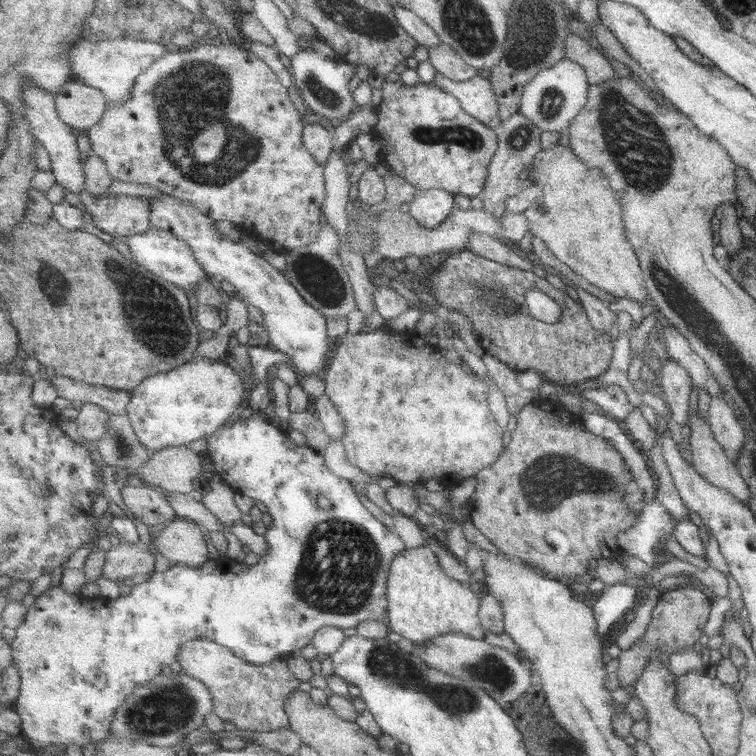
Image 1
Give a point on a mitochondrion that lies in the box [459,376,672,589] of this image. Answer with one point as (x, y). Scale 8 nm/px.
(552, 478)

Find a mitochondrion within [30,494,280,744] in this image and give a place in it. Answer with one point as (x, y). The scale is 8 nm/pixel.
(168, 708)

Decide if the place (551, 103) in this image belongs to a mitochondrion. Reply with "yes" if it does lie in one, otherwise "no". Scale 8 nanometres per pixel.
yes

